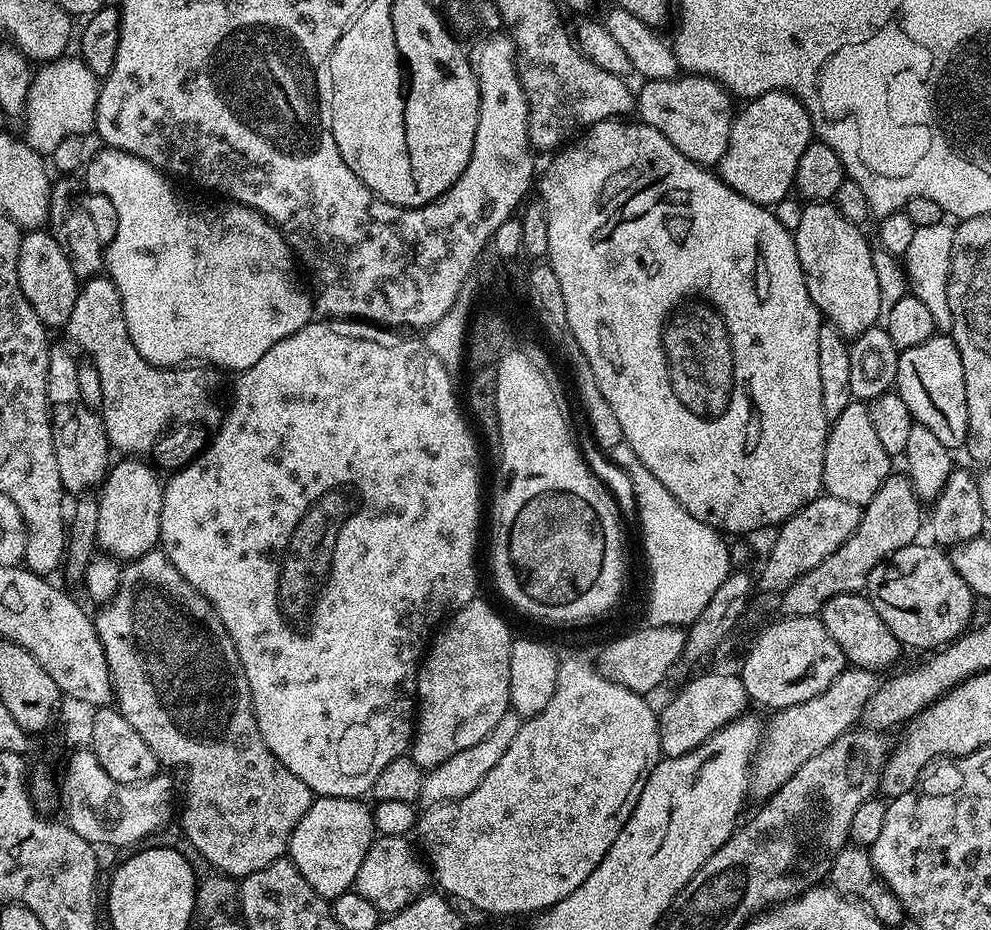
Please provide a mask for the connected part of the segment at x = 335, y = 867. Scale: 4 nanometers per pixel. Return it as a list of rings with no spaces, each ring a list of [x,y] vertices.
[[[322,796],[313,799],[310,810],[298,822],[298,826],[292,831],[292,837],[288,843],[287,855],[292,864],[314,886],[319,896],[331,902],[344,892],[349,891],[355,885],[356,875],[367,851],[370,850],[374,839],[372,826],[372,808],[364,805],[365,801],[360,798],[349,798],[347,796]]]

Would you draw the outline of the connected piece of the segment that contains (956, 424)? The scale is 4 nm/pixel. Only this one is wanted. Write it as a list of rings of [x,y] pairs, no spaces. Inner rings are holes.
[[[937,334],[926,338],[922,346],[910,346],[900,352],[898,358],[898,374],[896,375],[895,391],[900,393],[902,402],[910,406],[913,421],[921,424],[942,442],[949,450],[963,445],[968,439],[968,411],[966,410],[966,382],[962,370],[962,358],[958,354],[958,346],[951,335]]]

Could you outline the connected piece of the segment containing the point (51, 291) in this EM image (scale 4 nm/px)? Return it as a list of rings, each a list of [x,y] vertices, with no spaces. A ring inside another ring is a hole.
[[[28,230],[23,233],[20,242],[20,257],[18,258],[18,282],[22,286],[22,294],[34,306],[34,314],[44,323],[45,328],[55,330],[63,329],[68,323],[70,314],[74,314],[74,302],[80,292],[80,284],[63,253],[62,246],[58,244],[55,236],[48,230]]]

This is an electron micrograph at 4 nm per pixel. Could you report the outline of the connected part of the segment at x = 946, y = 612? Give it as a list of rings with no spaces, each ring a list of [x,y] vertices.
[[[907,544],[878,562],[878,566],[870,570],[866,595],[874,610],[878,610],[878,618],[890,626],[890,634],[894,634],[901,645],[939,650],[969,627],[974,594],[970,586],[962,582],[962,574],[954,570],[949,553],[928,544]]]

